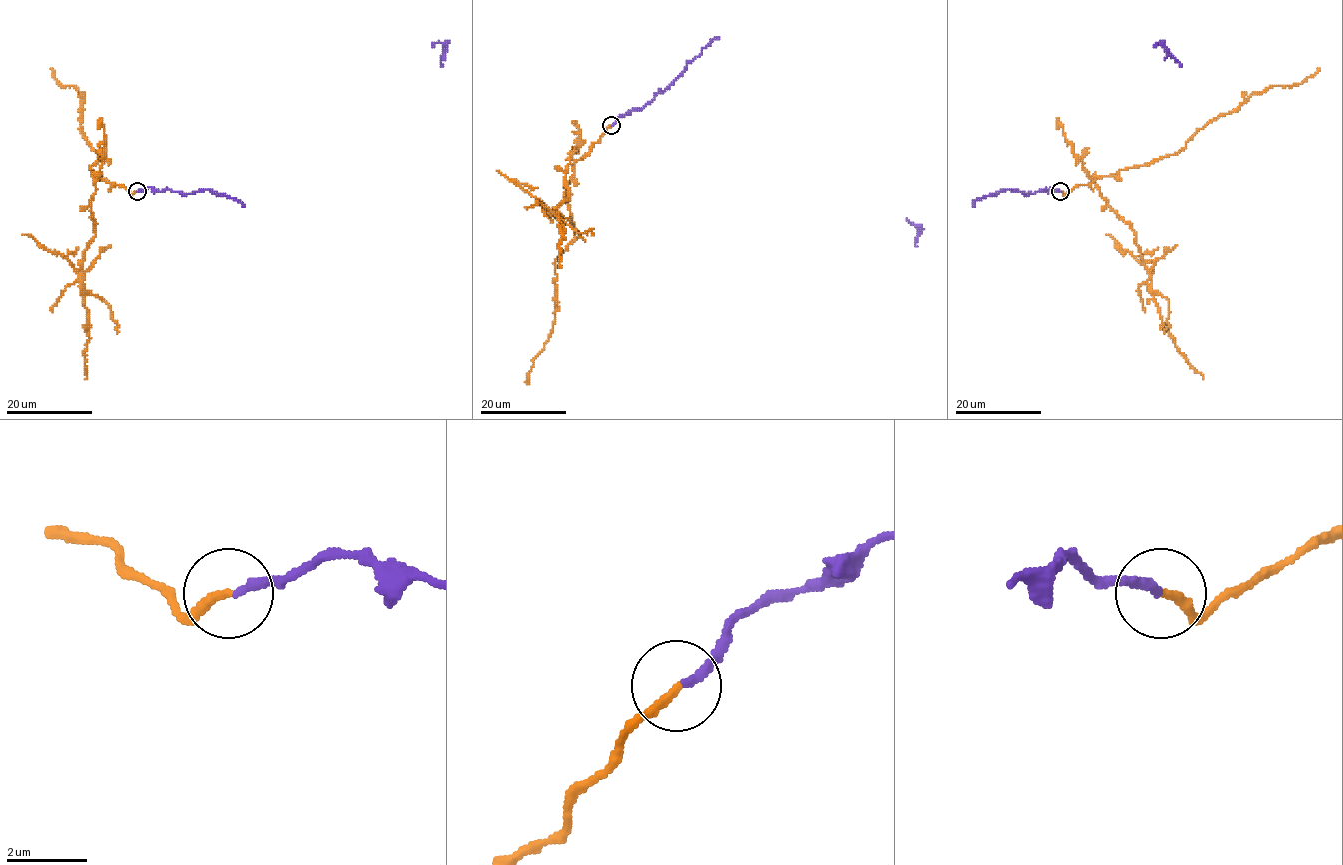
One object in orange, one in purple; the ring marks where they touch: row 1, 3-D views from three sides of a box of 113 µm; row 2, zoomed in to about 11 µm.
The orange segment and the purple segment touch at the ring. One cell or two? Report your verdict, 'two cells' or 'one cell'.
two cells

